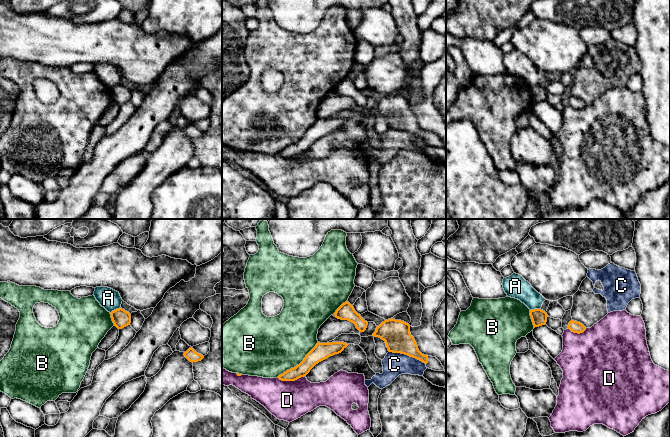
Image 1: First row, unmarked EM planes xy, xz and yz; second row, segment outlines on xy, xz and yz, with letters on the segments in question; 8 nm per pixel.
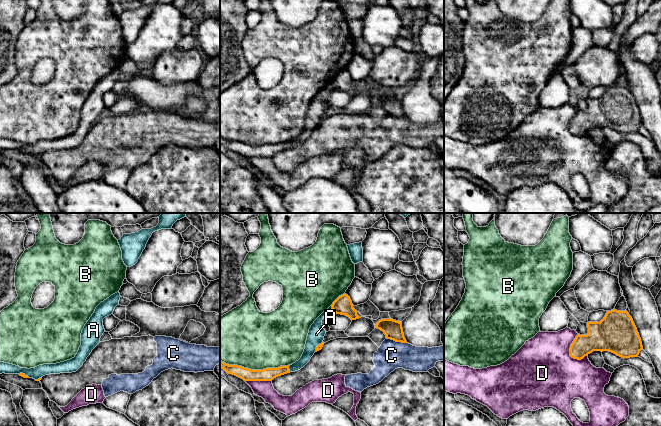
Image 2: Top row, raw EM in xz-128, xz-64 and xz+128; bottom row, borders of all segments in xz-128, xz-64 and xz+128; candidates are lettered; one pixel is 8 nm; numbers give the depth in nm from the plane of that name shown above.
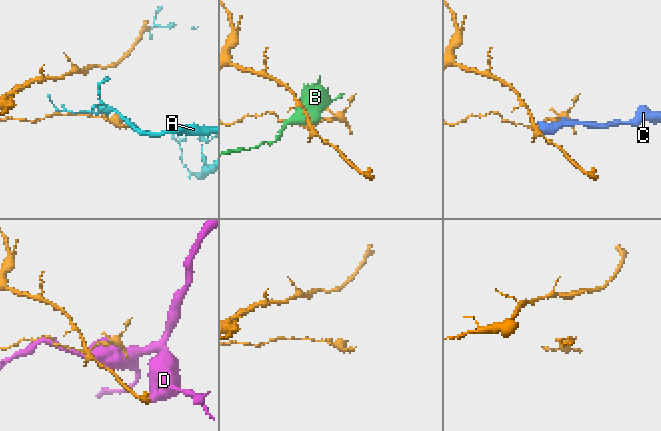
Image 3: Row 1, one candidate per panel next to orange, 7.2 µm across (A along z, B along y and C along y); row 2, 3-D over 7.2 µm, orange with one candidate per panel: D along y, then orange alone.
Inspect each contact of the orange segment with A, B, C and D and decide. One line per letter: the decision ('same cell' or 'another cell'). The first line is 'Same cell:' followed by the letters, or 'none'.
Same cell: none
A: another cell
B: another cell
C: another cell
D: another cell

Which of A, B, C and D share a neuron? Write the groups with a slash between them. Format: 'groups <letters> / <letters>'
groups A / B / C / D

